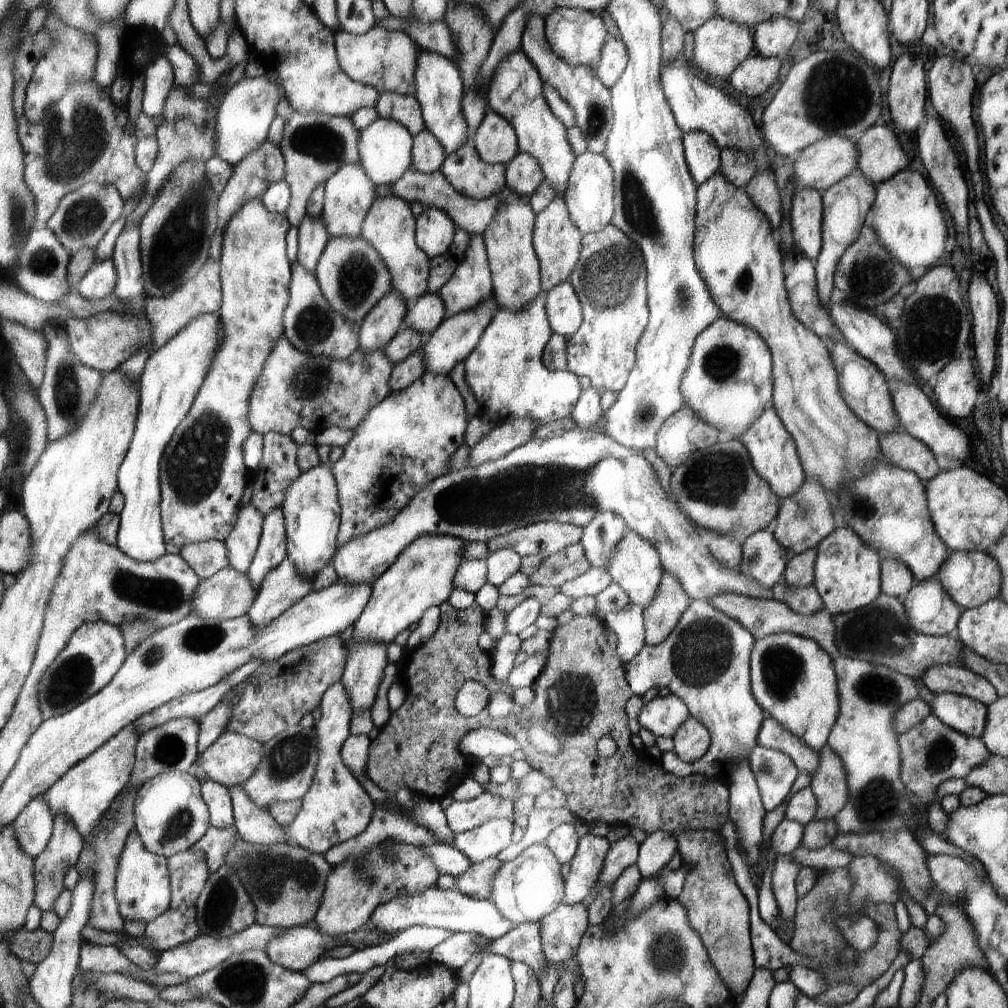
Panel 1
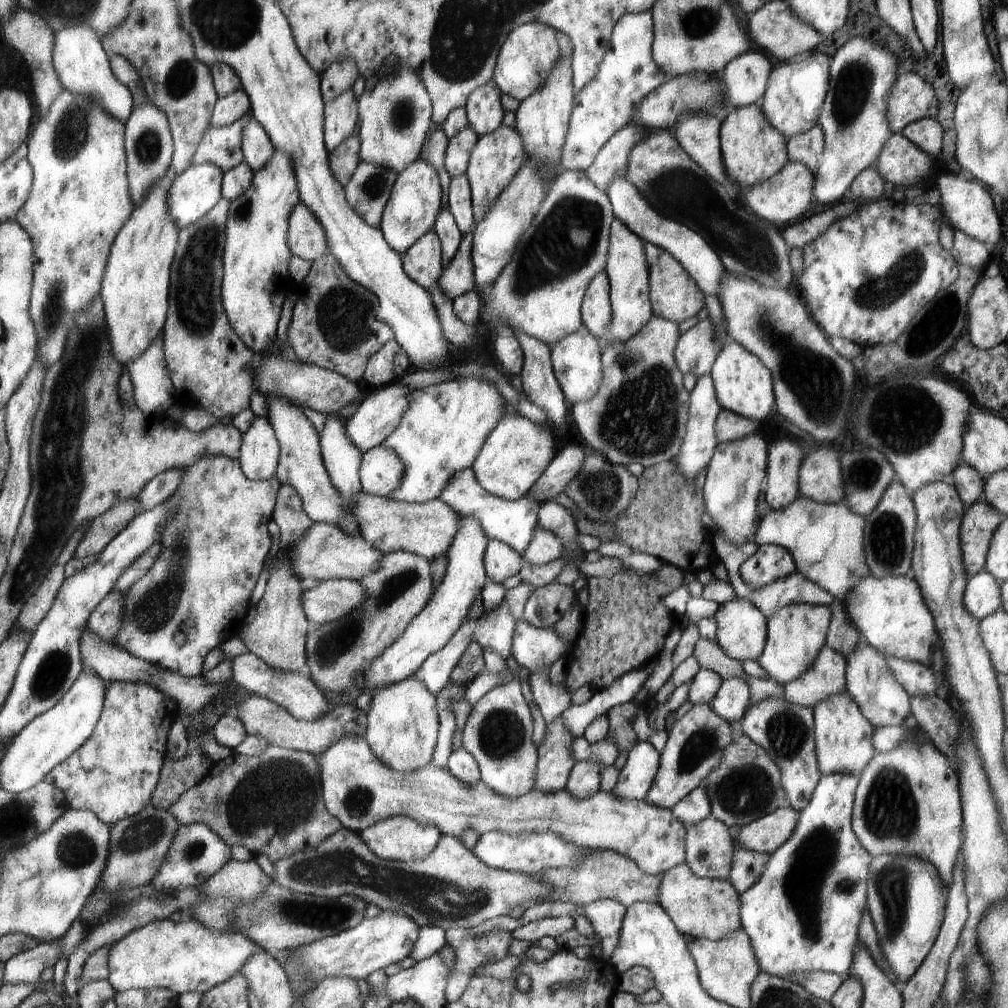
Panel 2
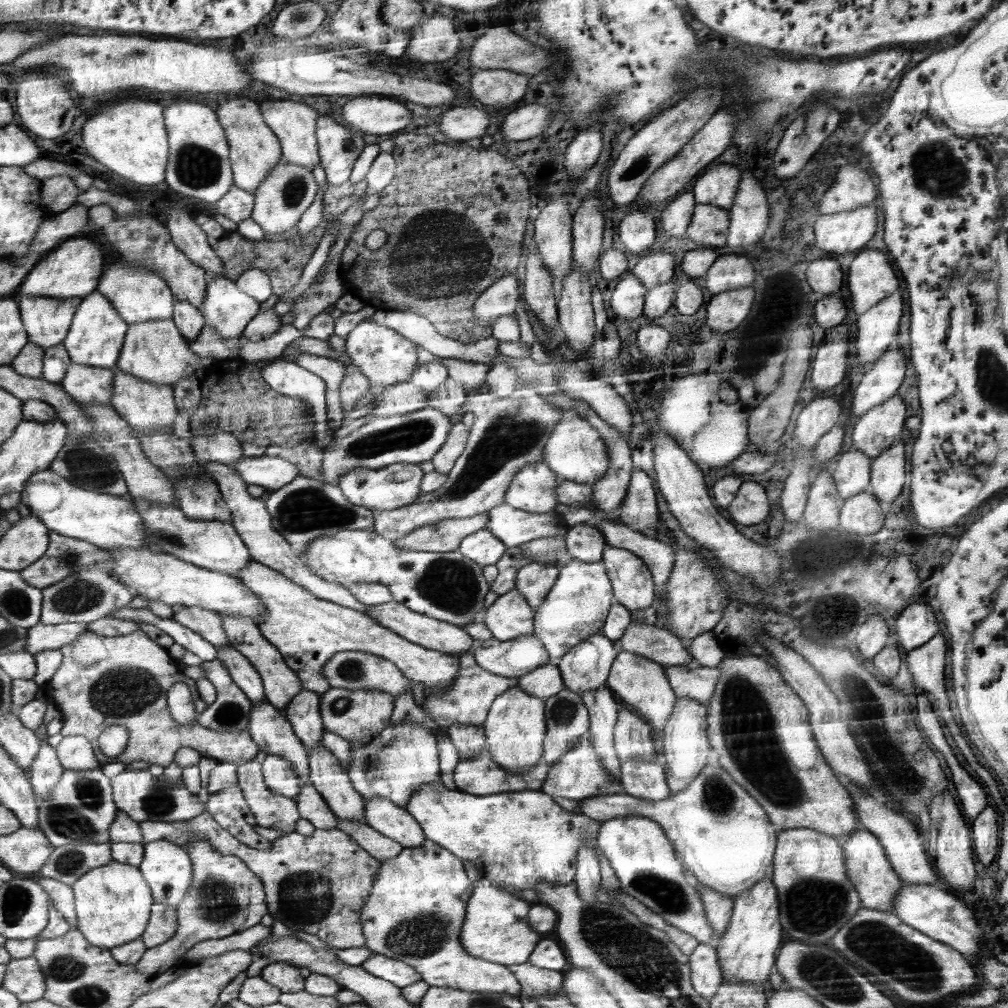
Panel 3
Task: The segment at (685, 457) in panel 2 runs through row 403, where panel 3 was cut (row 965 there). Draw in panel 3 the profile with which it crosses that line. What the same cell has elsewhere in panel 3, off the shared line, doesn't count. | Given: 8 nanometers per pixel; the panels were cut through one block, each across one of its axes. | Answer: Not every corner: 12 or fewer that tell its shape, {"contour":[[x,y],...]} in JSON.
{"contour":[[700,943],[689,955],[694,989],[710,999],[723,976],[716,948]]}

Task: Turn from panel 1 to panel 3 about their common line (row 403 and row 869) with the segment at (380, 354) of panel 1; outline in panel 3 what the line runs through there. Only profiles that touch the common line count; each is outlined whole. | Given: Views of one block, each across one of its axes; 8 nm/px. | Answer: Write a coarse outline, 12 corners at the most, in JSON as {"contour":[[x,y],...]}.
{"contour":[[209,811],[141,826],[207,838],[265,884],[270,915],[330,949],[366,945],[383,863],[342,830],[248,847]]}

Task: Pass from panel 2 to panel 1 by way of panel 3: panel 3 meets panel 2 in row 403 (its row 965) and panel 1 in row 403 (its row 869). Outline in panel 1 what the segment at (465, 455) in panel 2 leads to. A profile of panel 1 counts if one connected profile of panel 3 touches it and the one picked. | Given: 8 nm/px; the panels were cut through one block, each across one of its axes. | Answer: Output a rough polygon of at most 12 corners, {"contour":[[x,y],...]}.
{"contour":[[448,375],[390,393],[331,469],[339,546],[448,472],[464,400]]}

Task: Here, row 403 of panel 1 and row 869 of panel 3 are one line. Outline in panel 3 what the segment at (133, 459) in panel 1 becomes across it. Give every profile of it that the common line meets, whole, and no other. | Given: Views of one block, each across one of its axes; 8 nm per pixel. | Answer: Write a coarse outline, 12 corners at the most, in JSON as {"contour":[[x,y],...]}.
{"contour":[[148,843],[140,868],[158,903],[178,907],[195,880],[193,856]]}

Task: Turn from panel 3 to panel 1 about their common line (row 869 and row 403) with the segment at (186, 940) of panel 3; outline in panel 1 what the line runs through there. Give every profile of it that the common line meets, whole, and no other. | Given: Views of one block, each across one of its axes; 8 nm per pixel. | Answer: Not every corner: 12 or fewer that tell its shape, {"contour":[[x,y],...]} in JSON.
{"contour":[[260,199],[221,261],[227,344],[162,460],[166,543],[226,541],[249,399],[285,333],[288,219]]}

